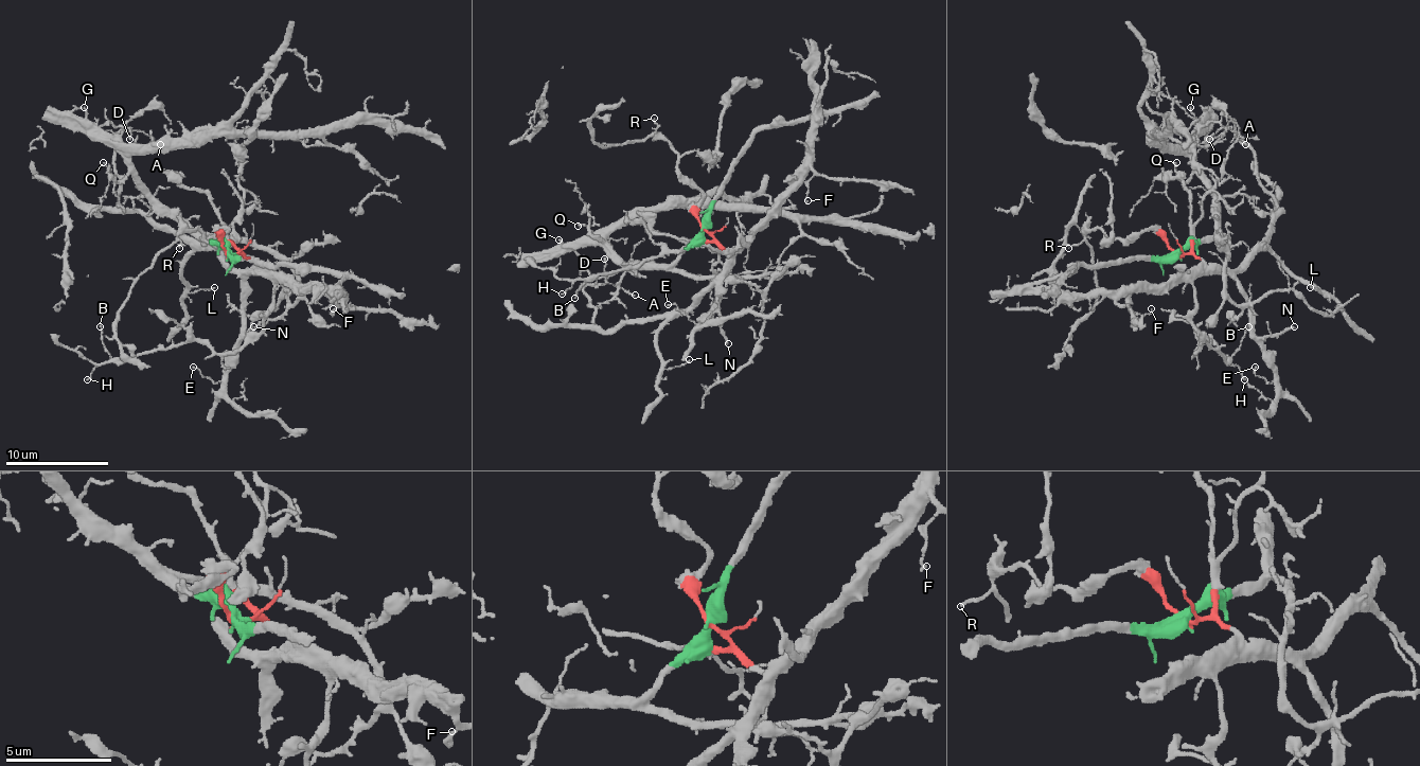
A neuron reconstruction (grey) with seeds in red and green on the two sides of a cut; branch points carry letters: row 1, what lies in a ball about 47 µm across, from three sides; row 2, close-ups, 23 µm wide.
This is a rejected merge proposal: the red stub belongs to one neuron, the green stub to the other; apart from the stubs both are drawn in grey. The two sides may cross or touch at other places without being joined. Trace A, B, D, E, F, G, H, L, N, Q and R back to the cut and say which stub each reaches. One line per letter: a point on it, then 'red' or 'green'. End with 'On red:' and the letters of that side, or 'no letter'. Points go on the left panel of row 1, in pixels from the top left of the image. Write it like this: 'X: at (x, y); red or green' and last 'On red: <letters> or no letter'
A: at (160, 144); green
B: at (100, 326); red
D: at (129, 139); green
E: at (193, 367); red
F: at (333, 308); red
G: at (84, 107); green
H: at (87, 379); red
L: at (214, 287); red
N: at (253, 326); red
Q: at (103, 162); green
R: at (179, 248); red
On red: B, E, F, H, L, N, R

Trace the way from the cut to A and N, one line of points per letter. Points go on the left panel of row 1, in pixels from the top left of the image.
A: (228, 253), (208, 243), (153, 196), (129, 160), (99, 129), (109, 122), (117, 127), (140, 129), (161, 145)
N: (228, 253), (244, 253), (256, 264), (246, 282), (244, 336), (253, 325)

